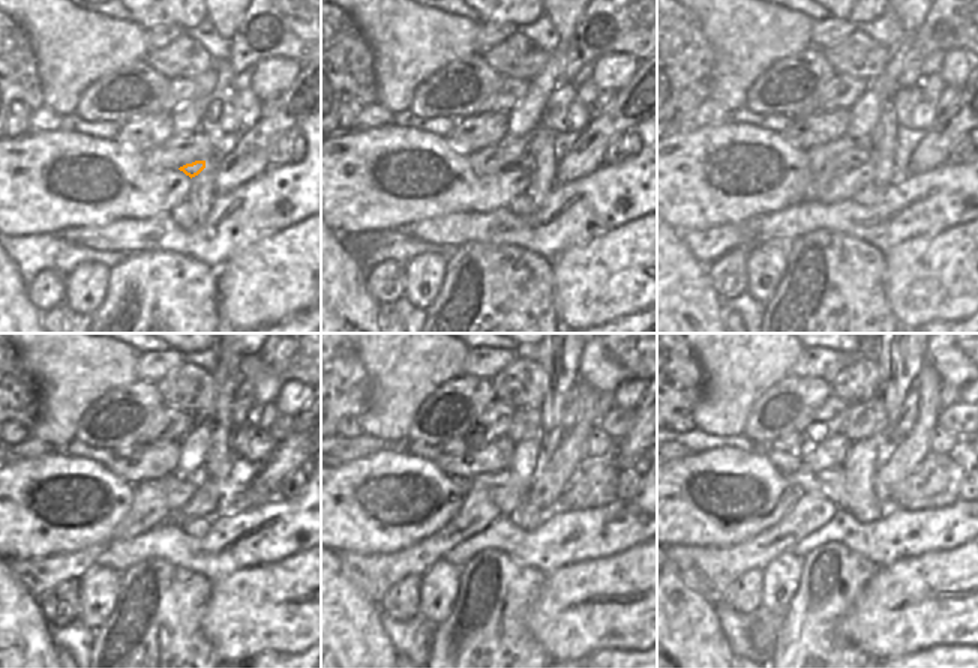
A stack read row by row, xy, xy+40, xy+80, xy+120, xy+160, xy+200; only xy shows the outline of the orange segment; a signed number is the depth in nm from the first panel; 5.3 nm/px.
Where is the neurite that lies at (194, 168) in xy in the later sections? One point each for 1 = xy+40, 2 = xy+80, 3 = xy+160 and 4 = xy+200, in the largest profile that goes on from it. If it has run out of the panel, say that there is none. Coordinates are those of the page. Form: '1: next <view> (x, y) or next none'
1: next xy+40 (525, 162)
2: next xy+80 (857, 156)
3: next xy+160 (504, 488)
4: next xy+200 (830, 484)

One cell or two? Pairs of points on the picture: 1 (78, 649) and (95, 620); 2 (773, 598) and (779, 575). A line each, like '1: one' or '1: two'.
1: two
2: one

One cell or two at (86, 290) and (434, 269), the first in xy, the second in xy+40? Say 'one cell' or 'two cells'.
one cell

